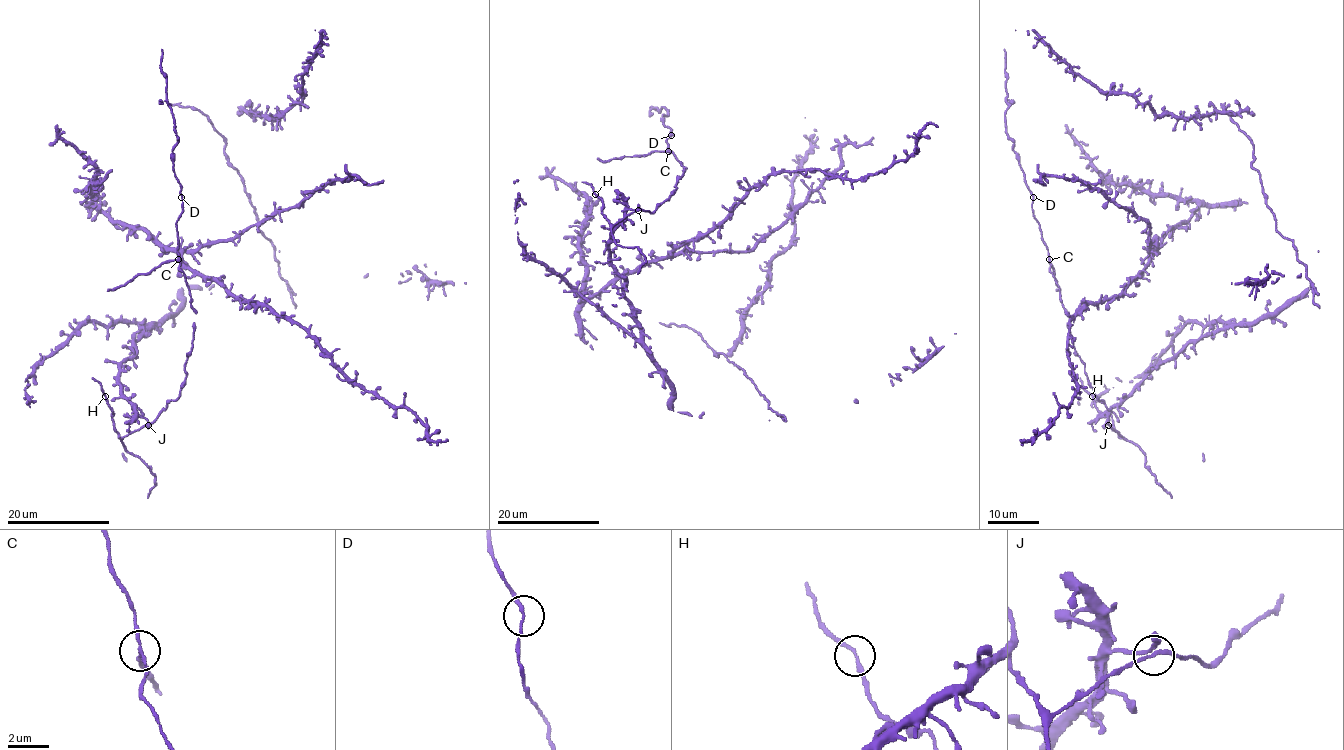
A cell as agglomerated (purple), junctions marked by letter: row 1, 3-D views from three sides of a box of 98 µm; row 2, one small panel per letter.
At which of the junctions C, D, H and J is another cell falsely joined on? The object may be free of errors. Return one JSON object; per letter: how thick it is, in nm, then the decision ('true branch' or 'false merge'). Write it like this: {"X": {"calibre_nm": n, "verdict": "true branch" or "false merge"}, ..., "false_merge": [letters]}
{"C": {"calibre_nm": 150, "verdict": "false merge"}, "D": {"calibre_nm": 140, "verdict": "true branch"}, "H": {"calibre_nm": 180, "verdict": "true branch"}, "J": {"calibre_nm": 160, "verdict": "true branch"}, "false_merge": ["C"]}

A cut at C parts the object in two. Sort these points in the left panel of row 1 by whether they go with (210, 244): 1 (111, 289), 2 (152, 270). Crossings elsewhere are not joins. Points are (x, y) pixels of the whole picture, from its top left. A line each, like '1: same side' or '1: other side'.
1: other side
2: other side

